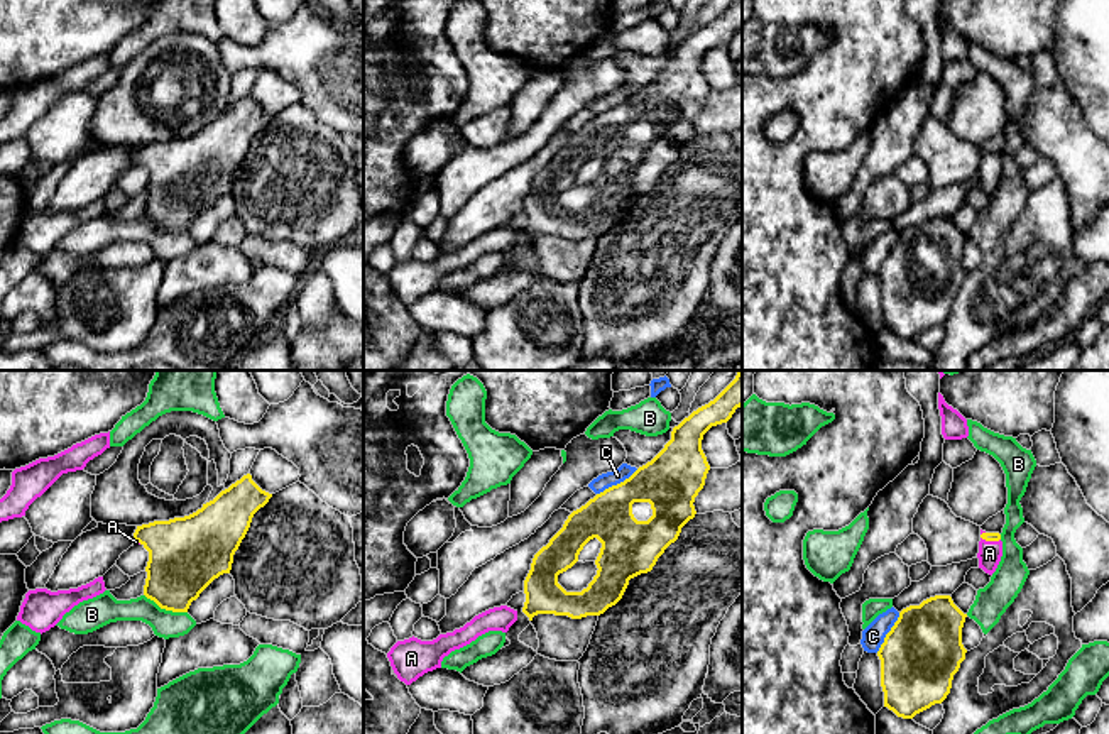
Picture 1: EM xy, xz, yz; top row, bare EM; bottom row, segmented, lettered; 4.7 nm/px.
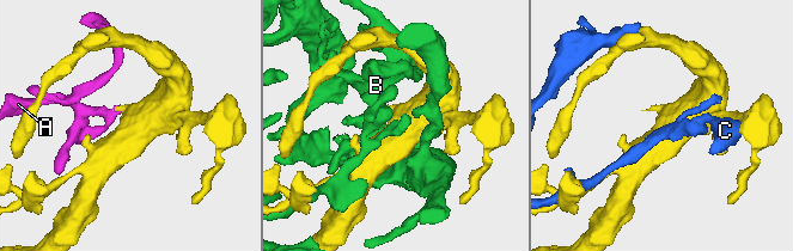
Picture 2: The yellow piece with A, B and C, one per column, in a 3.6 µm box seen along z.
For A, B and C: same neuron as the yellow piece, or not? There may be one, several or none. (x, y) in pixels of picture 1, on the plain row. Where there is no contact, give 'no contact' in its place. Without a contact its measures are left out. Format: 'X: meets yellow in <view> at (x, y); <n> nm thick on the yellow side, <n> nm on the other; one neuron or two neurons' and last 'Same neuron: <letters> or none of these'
A: meets yellow in yz at (989, 161); 50 nm thick on the yellow side, 110 nm on the other; one neuron
B: meets yellow in xy at (166, 230); 340 nm thick on the yellow side, 130 nm on the other; two neurons
C: meets yellow in xz at (617, 105); 280 nm thick on the yellow side, 70 nm on the other; two neurons
Same neuron: A

